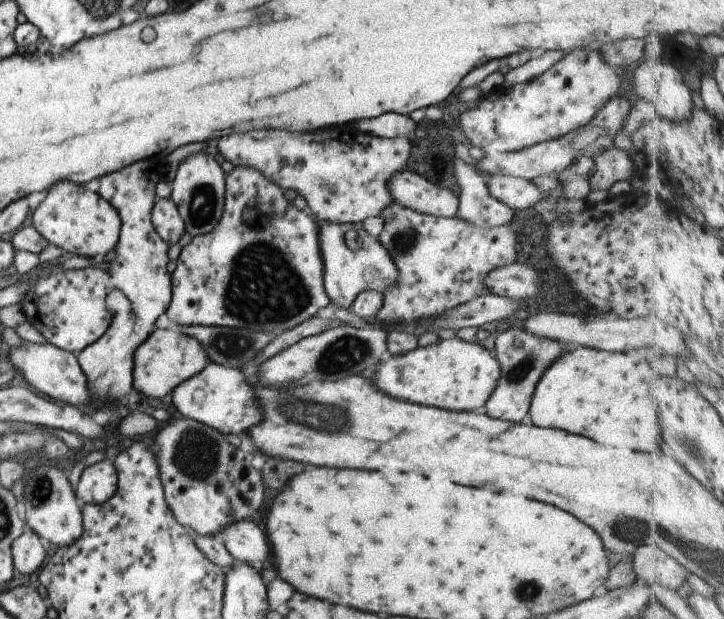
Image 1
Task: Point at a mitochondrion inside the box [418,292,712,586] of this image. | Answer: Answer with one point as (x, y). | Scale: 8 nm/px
(530, 360)

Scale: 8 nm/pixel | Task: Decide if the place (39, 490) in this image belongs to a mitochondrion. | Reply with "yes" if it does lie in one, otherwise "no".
yes

